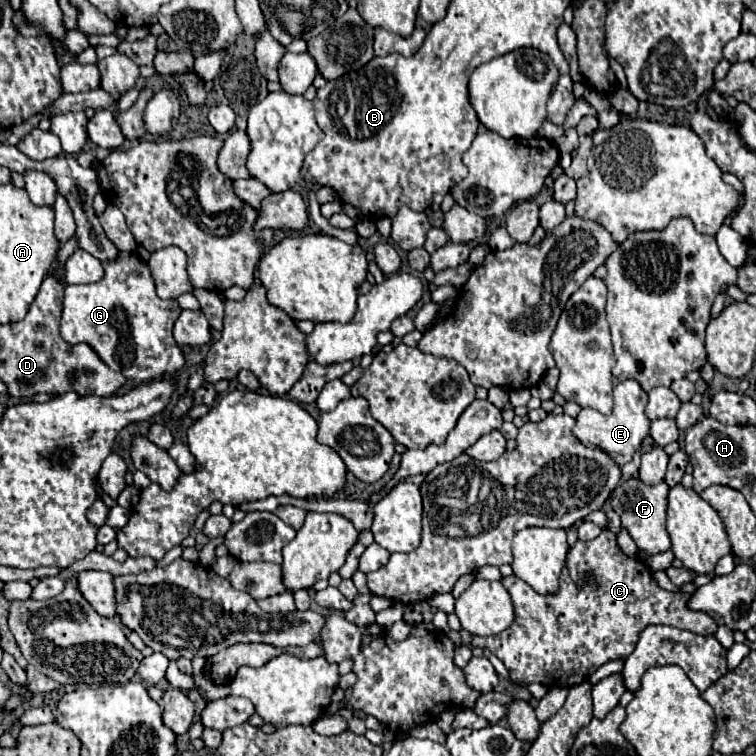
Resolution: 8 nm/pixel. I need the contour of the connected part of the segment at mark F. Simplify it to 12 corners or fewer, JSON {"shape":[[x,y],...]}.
{"shape":[[633,476],[611,494],[637,548],[671,548],[665,530],[665,480],[645,486]]}

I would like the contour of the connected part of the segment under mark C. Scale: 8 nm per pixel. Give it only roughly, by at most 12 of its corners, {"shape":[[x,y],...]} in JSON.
{"shape":[[603,530],[557,594],[501,578],[513,624],[471,645],[509,682],[571,688],[649,624],[715,634]]}

